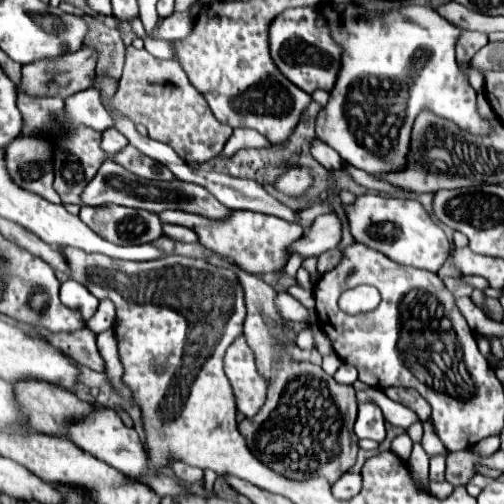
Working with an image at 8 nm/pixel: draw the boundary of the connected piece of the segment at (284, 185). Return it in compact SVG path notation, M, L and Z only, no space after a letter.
M289 169L285 175L281 175L281 179L277 181L277 189L295 197L299 193L303 193L307 187L311 185L311 173L307 169Z

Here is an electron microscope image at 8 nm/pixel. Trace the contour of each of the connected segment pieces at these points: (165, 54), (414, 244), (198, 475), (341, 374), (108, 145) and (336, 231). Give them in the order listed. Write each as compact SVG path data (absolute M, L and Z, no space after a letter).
M145 37L145 49L161 59L171 59L173 57L173 45L171 41L157 41L153 37Z
M367 193L357 197L357 201L345 207L345 211L355 241L369 245L375 251L381 251L395 263L437 273L449 255L449 241L443 229L431 221L423 205L415 199L381 197L381 195Z
M175 463L173 465L173 473L177 475L177 479L181 479L185 483L195 483L195 481L201 481L203 479L203 471L201 469L189 467L185 463Z
M343 363L343 365L337 369L337 373L335 373L333 377L335 377L335 381L337 381L337 383L353 385L353 383L357 381L357 371L355 371L355 367L351 367L351 365Z
M115 127L103 131L101 135L103 135L103 139L101 139L101 147L103 147L103 151L105 151L107 155L115 155L117 151L121 151L121 149L129 143L129 141L127 141Z
M335 213L319 215L311 225L311 231L293 243L291 253L299 251L303 257L321 255L329 249L335 249L341 241L341 221Z

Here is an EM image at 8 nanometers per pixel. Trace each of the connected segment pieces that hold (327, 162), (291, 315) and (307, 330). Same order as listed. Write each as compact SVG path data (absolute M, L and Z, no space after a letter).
M315 139L311 143L311 155L325 167L325 169L341 169L341 157L323 141Z
M288 292L277 293L275 305L277 305L277 309L281 311L281 315L283 315L285 319L291 319L291 321L305 321L305 319L309 319L309 317L315 317L313 311L307 311L307 309Z
M307 321L307 327L303 327L297 335L297 347L299 349L313 349L313 333L311 333L313 321Z

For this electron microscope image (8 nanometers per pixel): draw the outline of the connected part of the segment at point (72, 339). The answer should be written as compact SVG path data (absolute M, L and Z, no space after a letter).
M85 327L75 333L49 333L45 329L37 329L53 347L59 347L79 365L85 365L93 371L103 371L103 357L95 345L95 335Z

